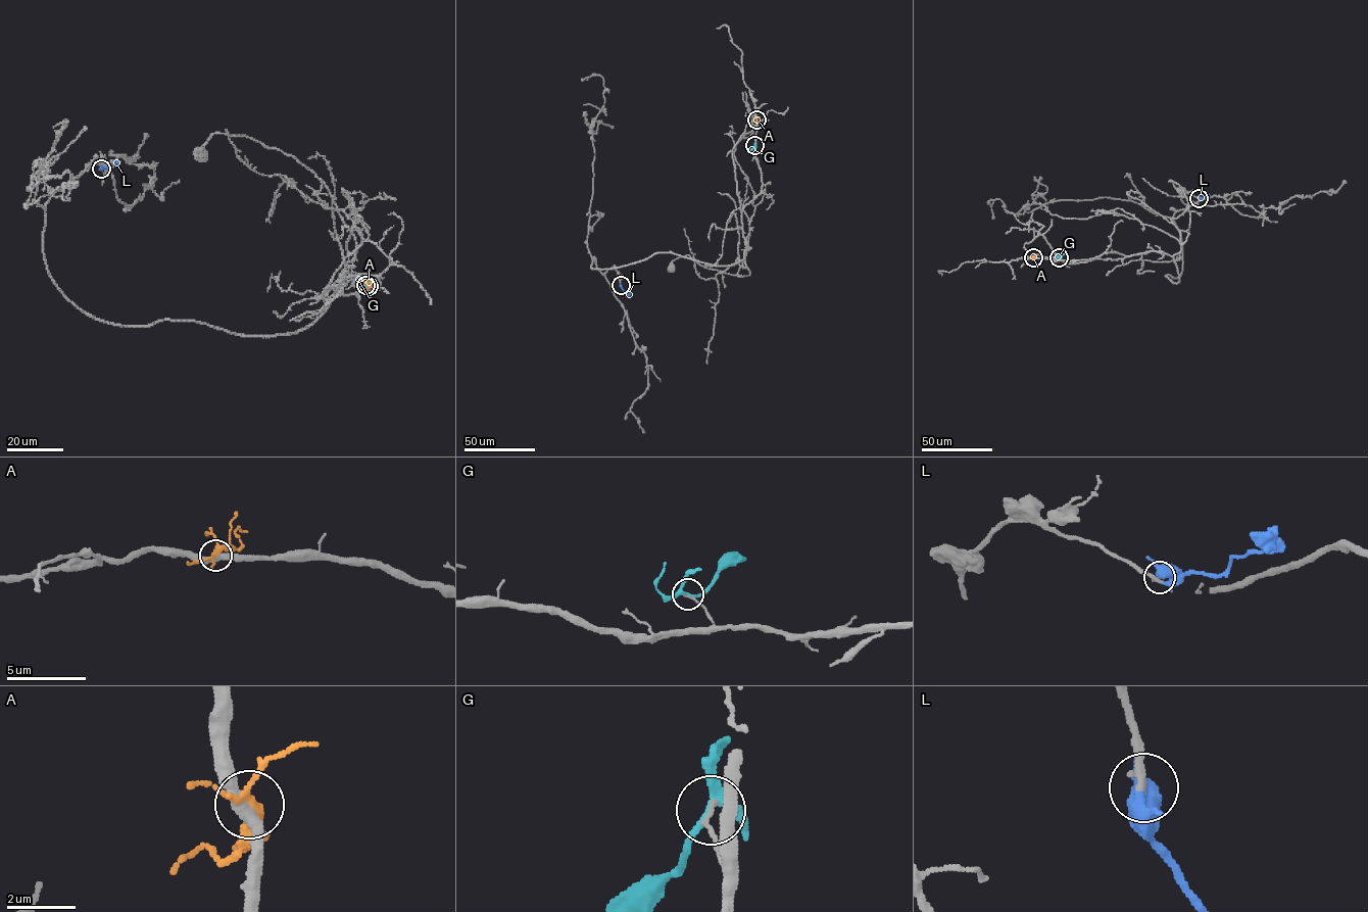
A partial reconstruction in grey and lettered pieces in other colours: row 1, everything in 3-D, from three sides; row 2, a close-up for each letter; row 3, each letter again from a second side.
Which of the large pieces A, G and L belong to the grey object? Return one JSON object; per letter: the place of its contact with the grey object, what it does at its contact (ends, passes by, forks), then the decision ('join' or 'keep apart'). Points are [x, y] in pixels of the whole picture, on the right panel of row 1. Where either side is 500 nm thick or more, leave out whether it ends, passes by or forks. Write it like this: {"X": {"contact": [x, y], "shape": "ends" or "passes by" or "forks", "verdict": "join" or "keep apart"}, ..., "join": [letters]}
{"A": {"contact": [1033, 257], "shape": "forks", "verdict": "keep apart"}, "G": {"contact": [1059, 257], "shape": "forks", "verdict": "keep apart"}, "L": {"contact": [1199, 198], "shape": "passes by", "verdict": "join"}, "join": ["L"]}

